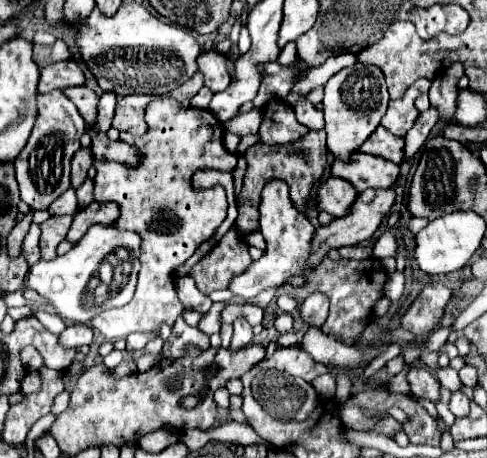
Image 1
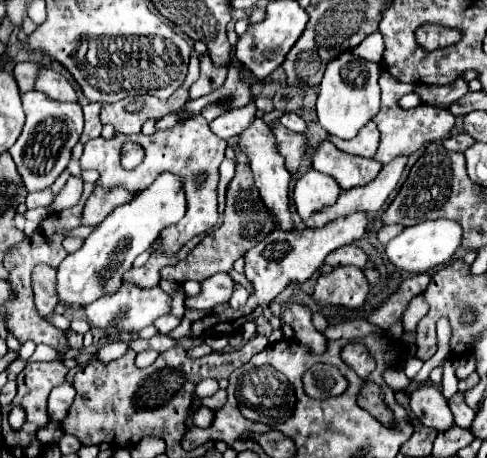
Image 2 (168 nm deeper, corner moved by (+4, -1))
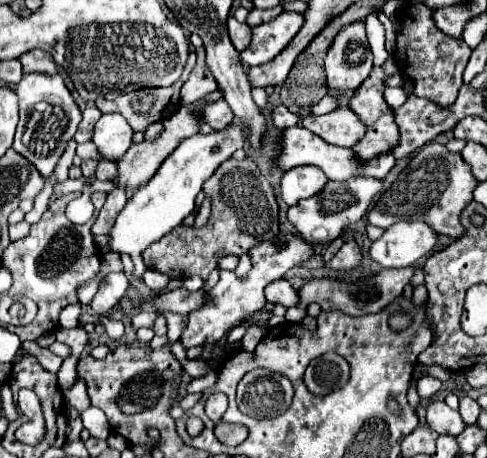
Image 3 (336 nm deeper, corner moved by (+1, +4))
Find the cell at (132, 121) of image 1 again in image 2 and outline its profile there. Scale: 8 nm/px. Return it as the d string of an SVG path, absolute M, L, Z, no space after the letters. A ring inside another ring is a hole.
M192 56L184 84L168 100L160 100L154 96L124 98L120 102L102 106L100 120L102 124L112 124L120 134L138 134L146 120L158 120L166 114L178 112L188 102L188 88L198 80L198 76L198 56Z

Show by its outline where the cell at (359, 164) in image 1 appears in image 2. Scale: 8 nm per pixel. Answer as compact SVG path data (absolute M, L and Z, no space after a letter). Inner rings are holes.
M324 140L312 154L312 168L332 176L342 190L350 190L354 186L362 186L374 180L382 170L382 164L374 158L344 154Z

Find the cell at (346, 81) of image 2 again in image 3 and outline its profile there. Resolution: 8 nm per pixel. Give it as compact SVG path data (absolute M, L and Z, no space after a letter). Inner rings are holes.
M351 23L339 31L325 57L327 87L337 93L357 91L373 69L373 55L365 37L365 23Z

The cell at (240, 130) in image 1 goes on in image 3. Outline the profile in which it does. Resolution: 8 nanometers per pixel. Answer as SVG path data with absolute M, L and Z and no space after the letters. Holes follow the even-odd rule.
M223 99L217 101L217 103L211 103L211 105L207 105L207 107L203 109L203 123L209 123L209 125L215 127L217 131L229 127L231 121L233 121L233 117L235 117L235 115L233 115L231 107L229 107Z

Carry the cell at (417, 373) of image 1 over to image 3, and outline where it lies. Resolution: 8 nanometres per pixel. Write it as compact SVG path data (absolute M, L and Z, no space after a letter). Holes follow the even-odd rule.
M431 401L427 405L427 423L437 433L447 435L459 435L465 429L461 415L455 409L451 409L445 401Z

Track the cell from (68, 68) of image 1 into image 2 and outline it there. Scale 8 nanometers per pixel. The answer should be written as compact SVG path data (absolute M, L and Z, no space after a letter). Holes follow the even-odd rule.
M16 62L12 68L12 76L16 78L16 84L22 92L34 88L34 78L36 78L38 64L36 62Z

